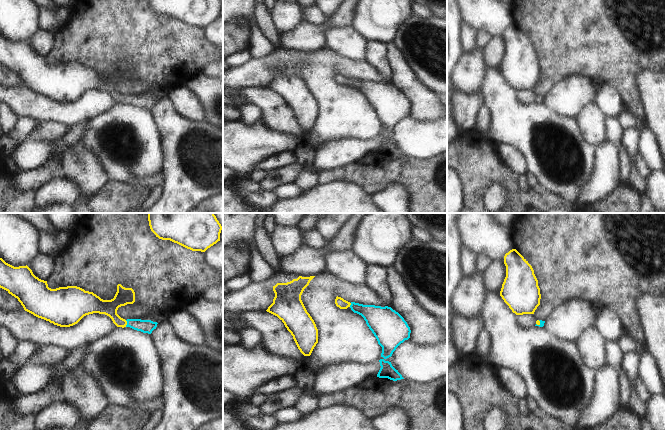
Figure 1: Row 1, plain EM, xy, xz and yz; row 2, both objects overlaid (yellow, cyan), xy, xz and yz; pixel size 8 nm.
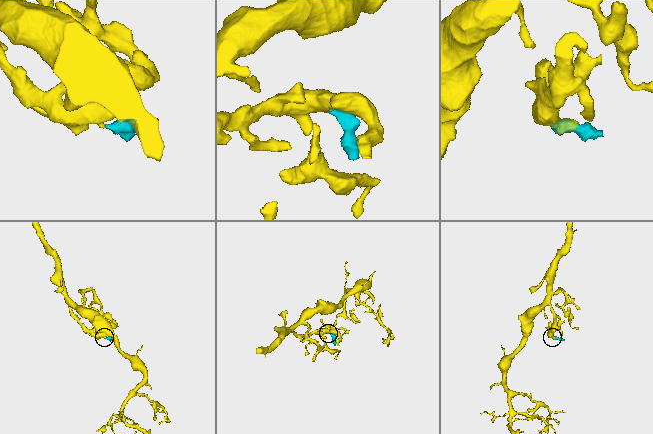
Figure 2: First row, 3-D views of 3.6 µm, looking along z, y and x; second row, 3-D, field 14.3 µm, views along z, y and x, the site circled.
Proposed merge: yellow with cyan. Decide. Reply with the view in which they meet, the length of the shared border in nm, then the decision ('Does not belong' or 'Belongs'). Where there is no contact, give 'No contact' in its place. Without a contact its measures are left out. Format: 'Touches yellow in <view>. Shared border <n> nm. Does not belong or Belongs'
Touches yellow in xy. Shared border 60 nm. Belongs

